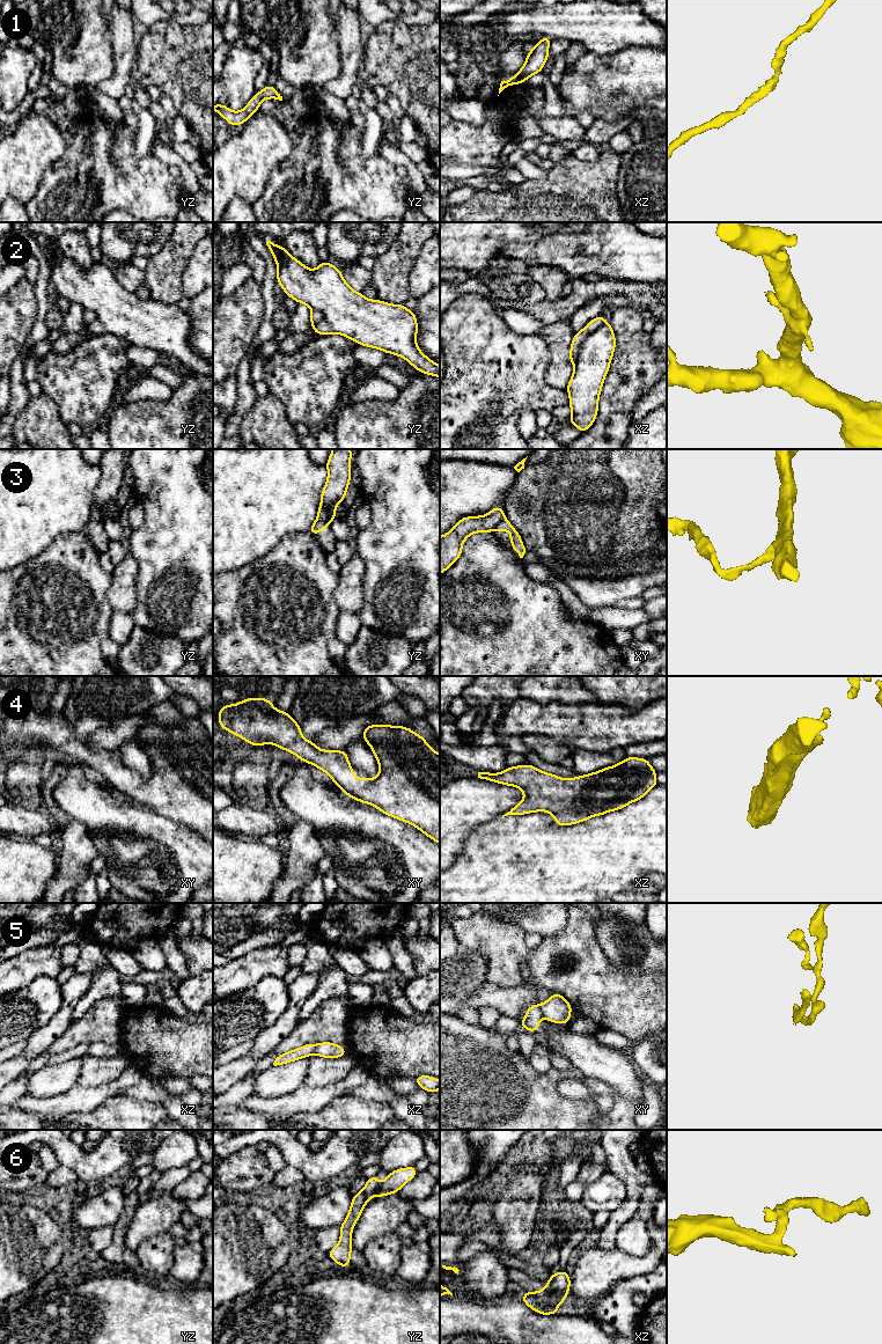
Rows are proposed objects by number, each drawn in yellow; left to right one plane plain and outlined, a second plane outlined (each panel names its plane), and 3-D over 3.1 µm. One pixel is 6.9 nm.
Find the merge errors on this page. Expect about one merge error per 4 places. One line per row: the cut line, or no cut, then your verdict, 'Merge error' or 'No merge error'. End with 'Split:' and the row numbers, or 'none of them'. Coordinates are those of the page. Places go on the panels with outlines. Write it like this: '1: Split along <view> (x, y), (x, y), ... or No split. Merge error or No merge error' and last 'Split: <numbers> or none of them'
1: No split. No merge error
2: Split along xz (605, 322), (601, 323), (585, 338), (574, 364). Merge error
3: Split along xy (504, 518), (494, 528). Merge error
4: No split. No merge error
5: Split along xy (538, 1005), (543, 1015). Merge error
6: Split along xz (546, 1285), (552, 1293), (565, 1298). Merge error
Split: 2, 3, 5, 6

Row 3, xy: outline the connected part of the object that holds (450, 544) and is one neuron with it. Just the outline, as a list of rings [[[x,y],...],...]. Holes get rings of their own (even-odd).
[[[495,506],[483,516],[462,517],[456,526],[440,537],[440,574],[447,571],[462,555],[462,545],[475,533],[492,533],[505,519],[505,511]]]

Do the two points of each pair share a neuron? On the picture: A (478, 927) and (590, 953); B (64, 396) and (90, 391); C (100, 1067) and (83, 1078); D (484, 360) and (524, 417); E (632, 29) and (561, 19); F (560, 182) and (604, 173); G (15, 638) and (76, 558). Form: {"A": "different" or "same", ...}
{"A": "same", "B": "same", "C": "same", "D": "different", "E": "same", "F": "same", "G": "same"}

